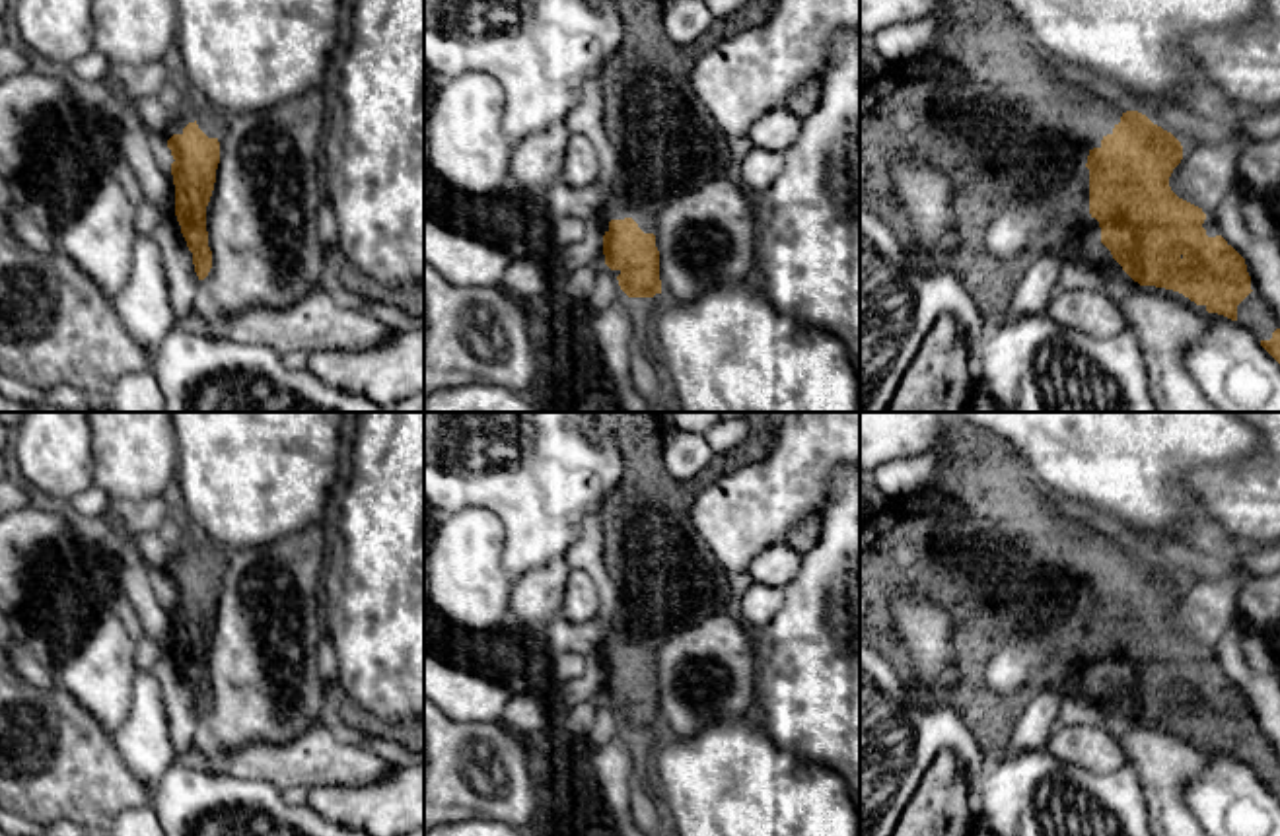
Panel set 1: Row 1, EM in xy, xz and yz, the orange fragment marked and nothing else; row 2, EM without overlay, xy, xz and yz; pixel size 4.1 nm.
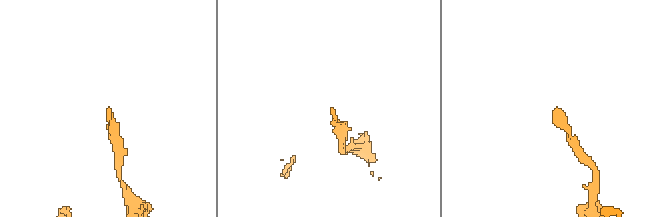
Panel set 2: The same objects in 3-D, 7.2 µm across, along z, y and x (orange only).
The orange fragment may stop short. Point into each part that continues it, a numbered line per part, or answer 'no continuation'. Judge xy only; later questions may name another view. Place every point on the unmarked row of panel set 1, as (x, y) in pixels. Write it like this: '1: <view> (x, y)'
1: xy (209, 558)

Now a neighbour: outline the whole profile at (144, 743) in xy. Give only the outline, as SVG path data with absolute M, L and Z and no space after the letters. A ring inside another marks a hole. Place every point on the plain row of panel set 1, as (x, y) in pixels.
M136 671L132 704L113 733L126 768L156 789L175 760L160 680L152 671Z

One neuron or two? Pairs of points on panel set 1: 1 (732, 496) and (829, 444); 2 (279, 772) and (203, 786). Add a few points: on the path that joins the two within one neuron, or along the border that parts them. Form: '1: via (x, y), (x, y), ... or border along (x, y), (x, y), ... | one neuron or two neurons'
1: via (755, 496), (769, 496), (806, 459) | one neuron
2: border along (197, 768), (240, 778), (261, 778), (283, 792) | two neurons

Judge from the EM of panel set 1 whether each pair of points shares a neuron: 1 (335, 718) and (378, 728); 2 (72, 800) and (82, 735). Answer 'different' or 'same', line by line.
1: same
2: same

